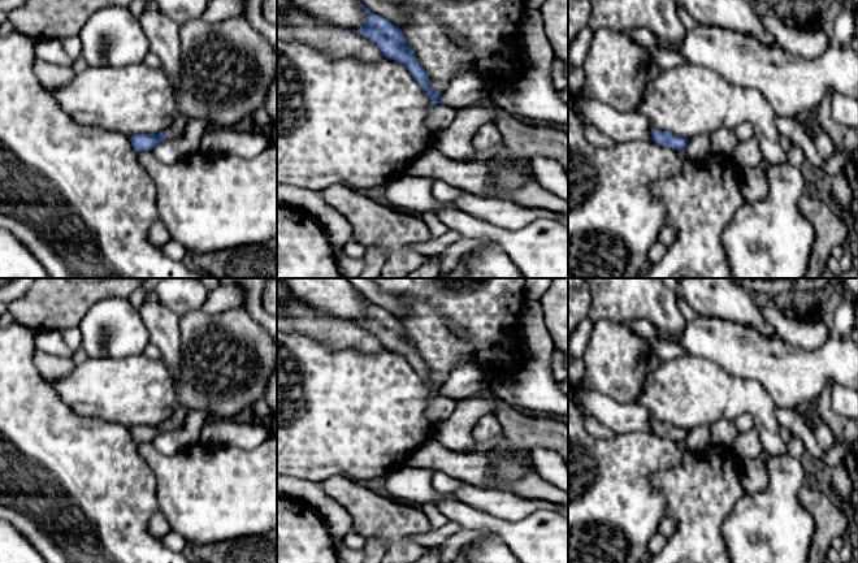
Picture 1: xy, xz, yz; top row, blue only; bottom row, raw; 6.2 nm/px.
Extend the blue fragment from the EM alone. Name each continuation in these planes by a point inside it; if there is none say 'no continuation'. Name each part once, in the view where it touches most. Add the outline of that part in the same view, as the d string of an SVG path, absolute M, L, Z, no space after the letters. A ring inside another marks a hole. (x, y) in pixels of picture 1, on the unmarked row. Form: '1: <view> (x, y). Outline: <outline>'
1: xy (176, 420). Outline: M178 407L174 413L166 419L165 423L165 430L173 430L179 428L185 421L185 411Z

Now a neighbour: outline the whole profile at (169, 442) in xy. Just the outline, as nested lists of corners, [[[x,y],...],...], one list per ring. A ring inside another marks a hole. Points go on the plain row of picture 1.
[[[186,411],[185,421],[179,428],[165,430],[152,443],[164,455],[177,454],[199,442],[202,429],[208,419],[209,415],[205,411]]]

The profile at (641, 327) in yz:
[[[645,319],[625,322],[625,325],[642,339],[653,343],[658,341],[658,330]]]

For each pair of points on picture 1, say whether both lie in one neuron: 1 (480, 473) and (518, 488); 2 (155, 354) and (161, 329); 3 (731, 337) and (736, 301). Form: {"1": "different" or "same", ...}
{"1": "same", "2": "different", "3": "different"}

